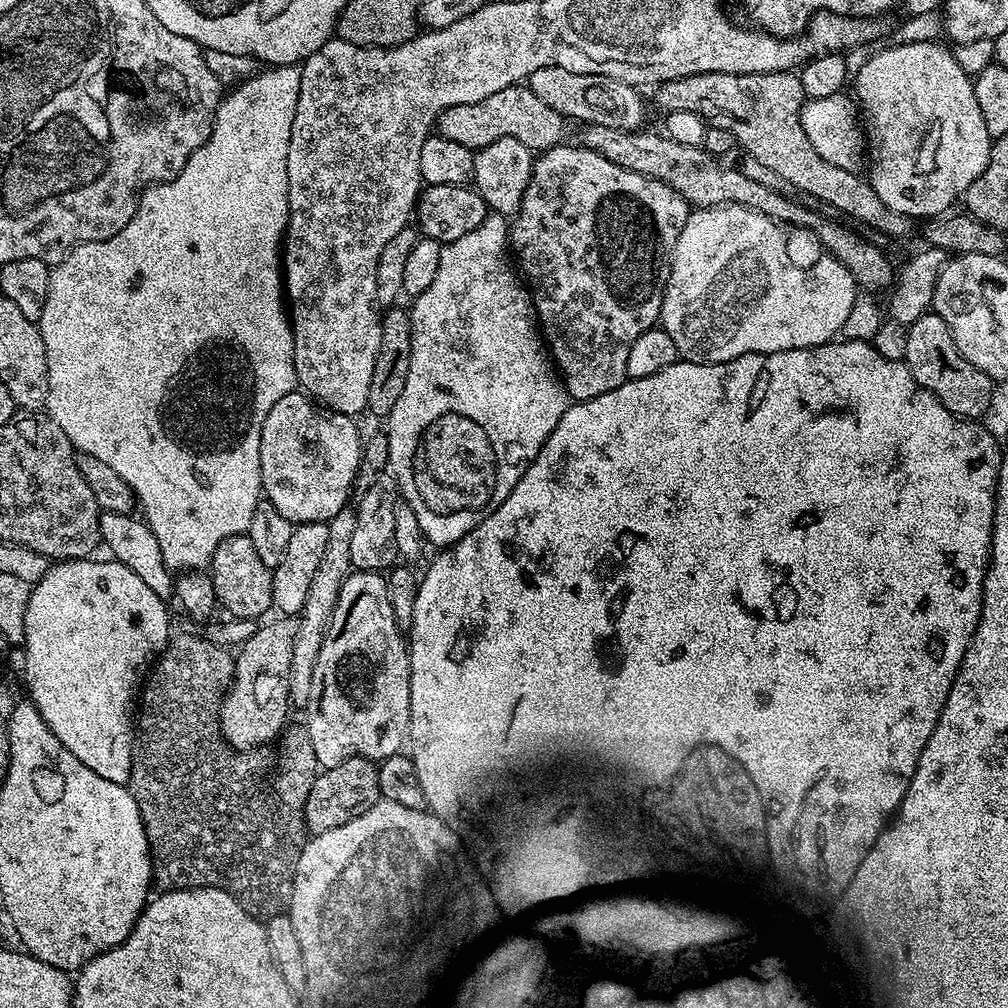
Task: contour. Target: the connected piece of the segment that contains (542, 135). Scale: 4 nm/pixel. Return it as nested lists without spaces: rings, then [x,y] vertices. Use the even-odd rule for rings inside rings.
[[[523,83],[506,86],[506,90],[498,90],[480,102],[450,106],[438,117],[439,135],[450,138],[450,142],[459,142],[470,149],[485,148],[498,138],[518,138],[526,147],[533,150],[555,148],[565,139],[564,124],[566,117],[558,114],[558,110],[550,110],[538,94],[534,94]]]

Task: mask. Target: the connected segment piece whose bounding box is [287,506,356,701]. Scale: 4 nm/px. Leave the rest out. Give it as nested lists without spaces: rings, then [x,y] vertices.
[[[346,506],[334,514],[332,520],[327,521],[328,533],[326,534],[326,551],[318,562],[313,576],[310,577],[310,591],[306,594],[306,602],[302,602],[302,610],[295,621],[296,633],[294,634],[290,670],[288,671],[288,696],[291,699],[303,701],[310,690],[310,678],[314,668],[314,658],[324,641],[324,631],[328,628],[328,619],[332,617],[332,610],[336,605],[338,590],[342,582],[354,569],[350,562],[350,542],[354,539],[355,511]]]

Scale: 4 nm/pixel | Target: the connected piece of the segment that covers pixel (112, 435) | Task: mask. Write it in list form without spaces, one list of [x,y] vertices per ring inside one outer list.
[[[277,64],[263,69],[257,76],[252,76],[249,80],[244,80],[232,93],[225,95],[216,108],[216,117],[212,123],[212,132],[208,136],[201,148],[195,152],[182,166],[182,170],[173,180],[165,180],[162,184],[154,184],[150,188],[145,188],[140,193],[139,201],[136,205],[134,218],[114,234],[114,238],[106,238],[102,242],[90,242],[80,244],[73,248],[59,264],[55,265],[50,271],[50,290],[46,290],[46,306],[42,306],[42,314],[39,318],[40,333],[42,342],[46,342],[46,366],[48,367],[48,402],[46,405],[47,415],[51,416],[58,426],[70,438],[73,449],[77,453],[85,452],[94,458],[106,462],[110,470],[115,470],[118,478],[130,486],[130,490],[136,495],[136,503],[142,513],[142,519],[148,525],[148,529],[158,538],[158,546],[162,550],[162,558],[166,562],[169,570],[200,570],[209,563],[214,554],[214,550],[228,536],[239,536],[247,533],[250,526],[250,518],[254,515],[256,505],[262,499],[262,489],[260,487],[260,443],[262,442],[262,422],[266,422],[266,414],[270,414],[270,406],[278,402],[278,398],[286,398],[286,394],[297,391],[296,371],[294,370],[294,338],[292,337],[292,321],[289,309],[286,307],[285,284],[282,279],[282,241],[284,230],[288,227],[288,179],[286,178],[286,154],[290,150],[290,126],[294,122],[294,110],[298,106],[298,90],[300,89],[300,69],[294,64]]]

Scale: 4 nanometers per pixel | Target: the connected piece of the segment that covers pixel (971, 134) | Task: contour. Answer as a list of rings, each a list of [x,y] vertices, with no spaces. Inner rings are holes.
[[[936,40],[893,44],[893,48],[884,48],[881,52],[880,49],[873,51],[870,59],[862,66],[862,70],[858,70],[854,74],[854,80],[856,80],[854,96],[858,101],[863,123],[866,125],[866,152],[870,157],[870,164],[872,160],[870,183],[874,186],[874,194],[878,194],[878,198],[882,198],[882,202],[886,202],[886,206],[890,206],[892,210],[898,210],[898,214],[906,214],[913,218],[943,216],[951,209],[948,207],[955,200],[957,203],[963,197],[964,192],[974,182],[974,178],[978,178],[978,174],[982,174],[982,170],[986,170],[986,162],[990,158],[994,138],[986,130],[986,122],[982,122],[982,110],[978,110],[978,98],[974,98],[974,90],[972,89],[973,77],[964,72],[962,66],[958,66],[956,53],[951,47],[949,49],[943,48]]]

